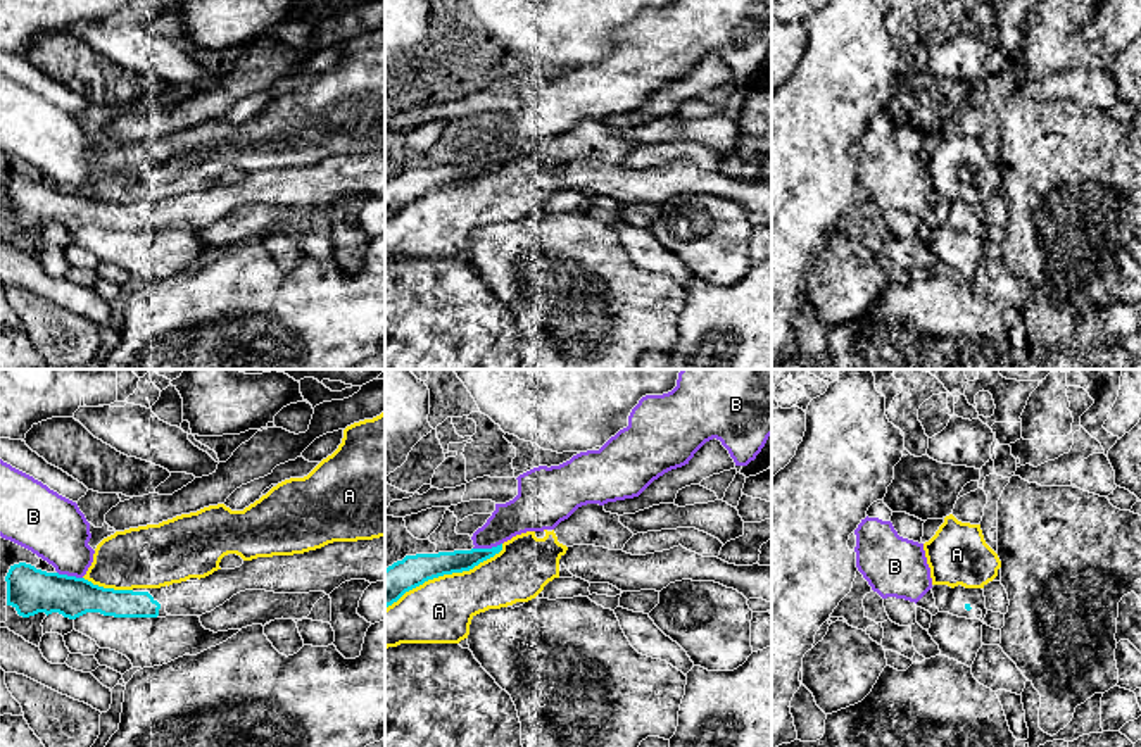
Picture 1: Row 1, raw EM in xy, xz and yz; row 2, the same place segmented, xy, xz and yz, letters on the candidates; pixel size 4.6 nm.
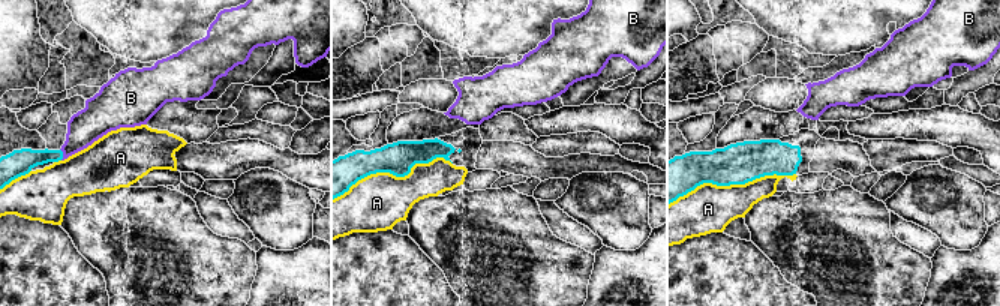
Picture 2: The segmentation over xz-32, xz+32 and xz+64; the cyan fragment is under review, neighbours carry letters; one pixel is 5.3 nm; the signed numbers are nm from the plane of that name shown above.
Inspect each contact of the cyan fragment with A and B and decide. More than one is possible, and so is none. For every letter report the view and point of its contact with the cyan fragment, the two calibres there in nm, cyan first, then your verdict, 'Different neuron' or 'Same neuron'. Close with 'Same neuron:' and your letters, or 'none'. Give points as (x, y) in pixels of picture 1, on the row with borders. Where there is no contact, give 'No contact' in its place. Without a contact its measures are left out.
A: Touches cyan at xz (446, 573). Thickness 150 nm (cyan) against 300 nm. Different neuron
B: Touches cyan at xz (487, 549). Thickness 110 nm (cyan) against 180 nm. Different neuron
Same neuron: none

